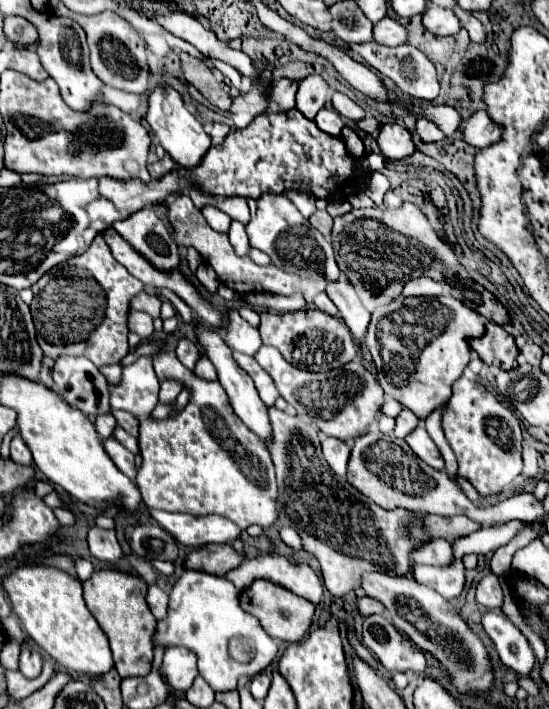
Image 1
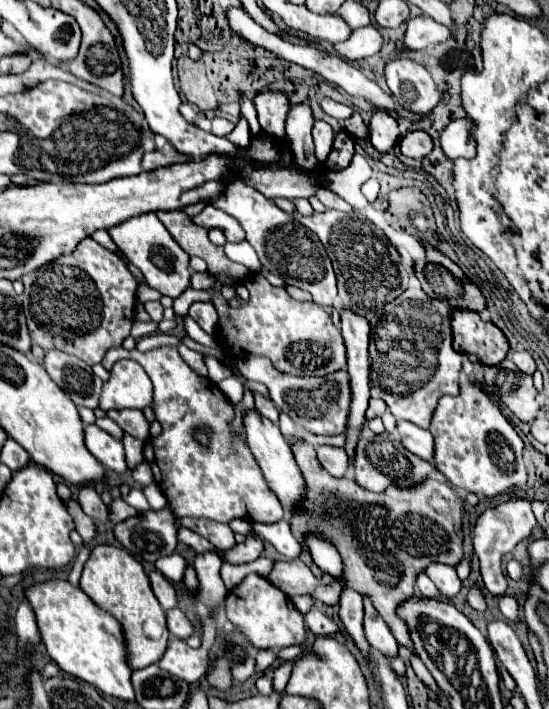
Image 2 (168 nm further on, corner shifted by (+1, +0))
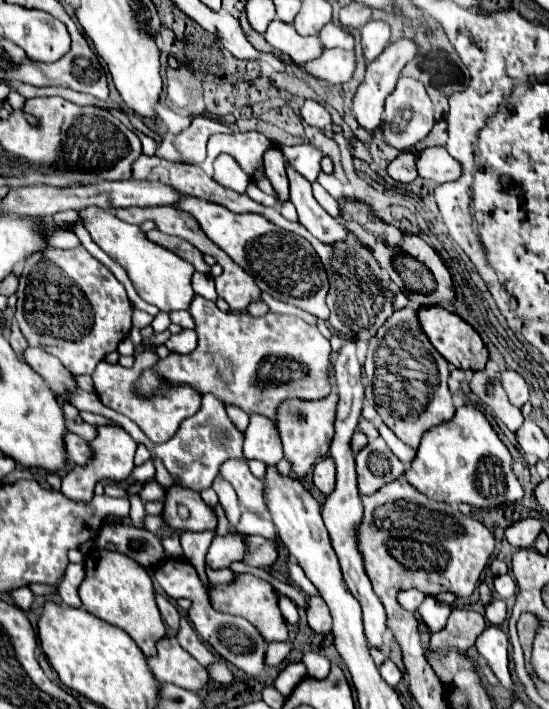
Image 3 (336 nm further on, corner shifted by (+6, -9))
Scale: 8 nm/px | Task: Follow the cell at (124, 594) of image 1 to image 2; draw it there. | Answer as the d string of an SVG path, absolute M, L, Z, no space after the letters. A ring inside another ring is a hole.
M96 545L84 565L80 587L94 599L94 603L110 611L122 623L130 667L142 669L162 659L170 635L166 627L166 611L152 593L150 579L140 561L136 561L126 549L114 545Z

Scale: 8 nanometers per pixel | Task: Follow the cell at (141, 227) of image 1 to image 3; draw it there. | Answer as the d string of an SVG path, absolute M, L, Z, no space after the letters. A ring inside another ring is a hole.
M87 208L87 210L81 210L79 216L81 220L85 220L85 228L89 230L97 246L103 248L107 256L111 256L117 264L121 264L127 270L137 294L145 302L155 304L163 312L189 308L191 298L195 296L191 288L191 274L195 272L195 268L187 260L181 260L177 254L151 242L137 224L123 222L115 214L109 214L99 208Z

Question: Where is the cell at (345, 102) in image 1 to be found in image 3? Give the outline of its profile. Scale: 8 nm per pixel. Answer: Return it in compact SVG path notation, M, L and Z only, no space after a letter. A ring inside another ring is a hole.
M305 100L305 104L301 106L301 118L309 126L317 126L317 128L329 128L333 124L329 112L315 100Z

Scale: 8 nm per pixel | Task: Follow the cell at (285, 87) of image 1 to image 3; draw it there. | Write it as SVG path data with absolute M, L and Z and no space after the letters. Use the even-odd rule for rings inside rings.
M277 144L271 146L263 154L263 166L265 166L265 174L271 180L279 198L289 200L289 182L287 182L287 174L285 174L285 160L283 160L283 154L277 148Z

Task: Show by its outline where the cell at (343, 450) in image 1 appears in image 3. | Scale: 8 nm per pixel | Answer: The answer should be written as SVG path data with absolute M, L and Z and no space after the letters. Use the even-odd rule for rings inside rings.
M323 456L317 460L315 468L313 468L313 482L315 486L329 496L329 492L333 492L333 484L335 484L335 464L331 456Z

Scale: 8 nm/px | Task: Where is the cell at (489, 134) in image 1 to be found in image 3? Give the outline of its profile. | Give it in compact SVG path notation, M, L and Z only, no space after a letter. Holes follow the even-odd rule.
M431 146L421 150L417 158L417 170L419 176L437 184L451 182L461 176L461 164L447 152L445 146Z

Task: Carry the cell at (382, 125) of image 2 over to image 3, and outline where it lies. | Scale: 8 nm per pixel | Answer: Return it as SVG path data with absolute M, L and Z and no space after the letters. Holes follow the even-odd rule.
M399 38L397 42L389 44L383 54L373 60L369 66L367 66L367 74L365 74L365 82L359 86L355 98L353 98L353 114L359 122L361 128L365 128L367 132L375 132L379 126L381 126L381 114L383 114L383 102L385 102L385 96L389 92L393 92L395 88L395 82L399 78L399 72L401 68L411 62L415 56L419 54L419 44L411 38Z

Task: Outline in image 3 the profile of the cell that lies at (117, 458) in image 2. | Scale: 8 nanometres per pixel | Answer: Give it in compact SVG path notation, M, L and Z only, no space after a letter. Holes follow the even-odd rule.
M67 432L65 436L65 444L67 444L67 452L69 452L69 460L77 466L83 466L87 462L93 460L93 450L91 446L77 434L73 432Z

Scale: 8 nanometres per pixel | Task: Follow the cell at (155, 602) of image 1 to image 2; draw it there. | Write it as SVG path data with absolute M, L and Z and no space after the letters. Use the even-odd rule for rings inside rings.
M180 609L166 611L166 617L168 617L168 629L170 629L170 633L176 635L178 639L188 639L194 633L194 627L192 627L190 619Z

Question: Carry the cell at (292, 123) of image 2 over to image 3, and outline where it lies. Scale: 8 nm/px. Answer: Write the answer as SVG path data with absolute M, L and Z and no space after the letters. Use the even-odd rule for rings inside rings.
M287 164L287 176L291 186L291 202L297 208L299 222L321 242L345 240L345 228L339 226L339 222L333 216L329 216L313 198L311 182L305 180L305 176L301 176L297 170L293 170L291 164Z

